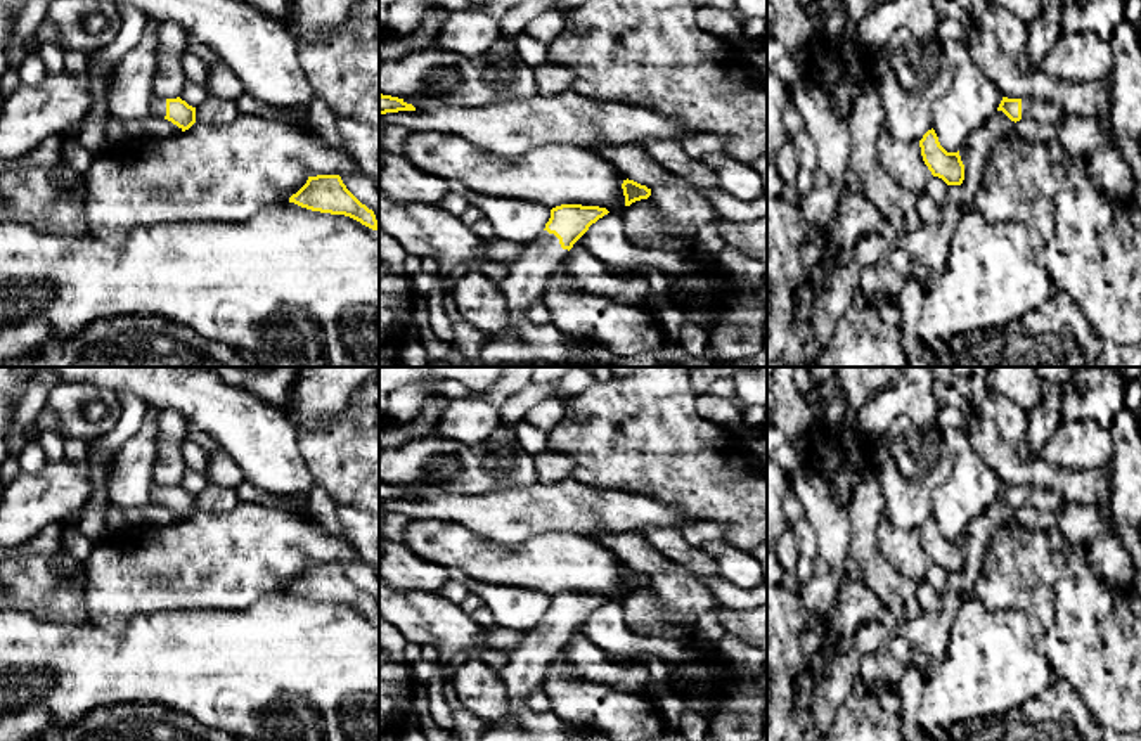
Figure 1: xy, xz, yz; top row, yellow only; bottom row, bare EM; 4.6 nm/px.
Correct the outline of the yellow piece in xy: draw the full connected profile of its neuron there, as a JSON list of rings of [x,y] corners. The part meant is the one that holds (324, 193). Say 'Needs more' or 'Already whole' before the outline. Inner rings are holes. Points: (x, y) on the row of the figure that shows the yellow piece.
Already whole. [[[339,175],[308,177],[306,184],[289,197],[289,203],[312,211],[345,215],[377,230],[374,211],[346,189]]]

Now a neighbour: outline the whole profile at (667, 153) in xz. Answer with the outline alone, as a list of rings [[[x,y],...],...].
[[[644,139],[642,149],[672,175],[706,189],[720,189],[717,175],[701,159],[691,158],[677,140]]]

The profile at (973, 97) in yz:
[[[961,40],[942,43],[952,68],[952,87],[931,104],[931,128],[947,152],[957,152],[966,139],[997,111],[1002,93],[973,61]]]

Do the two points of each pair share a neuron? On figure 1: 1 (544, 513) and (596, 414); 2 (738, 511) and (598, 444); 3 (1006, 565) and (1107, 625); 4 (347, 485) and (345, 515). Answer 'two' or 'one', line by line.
1: two
2: one
3: one
4: two

